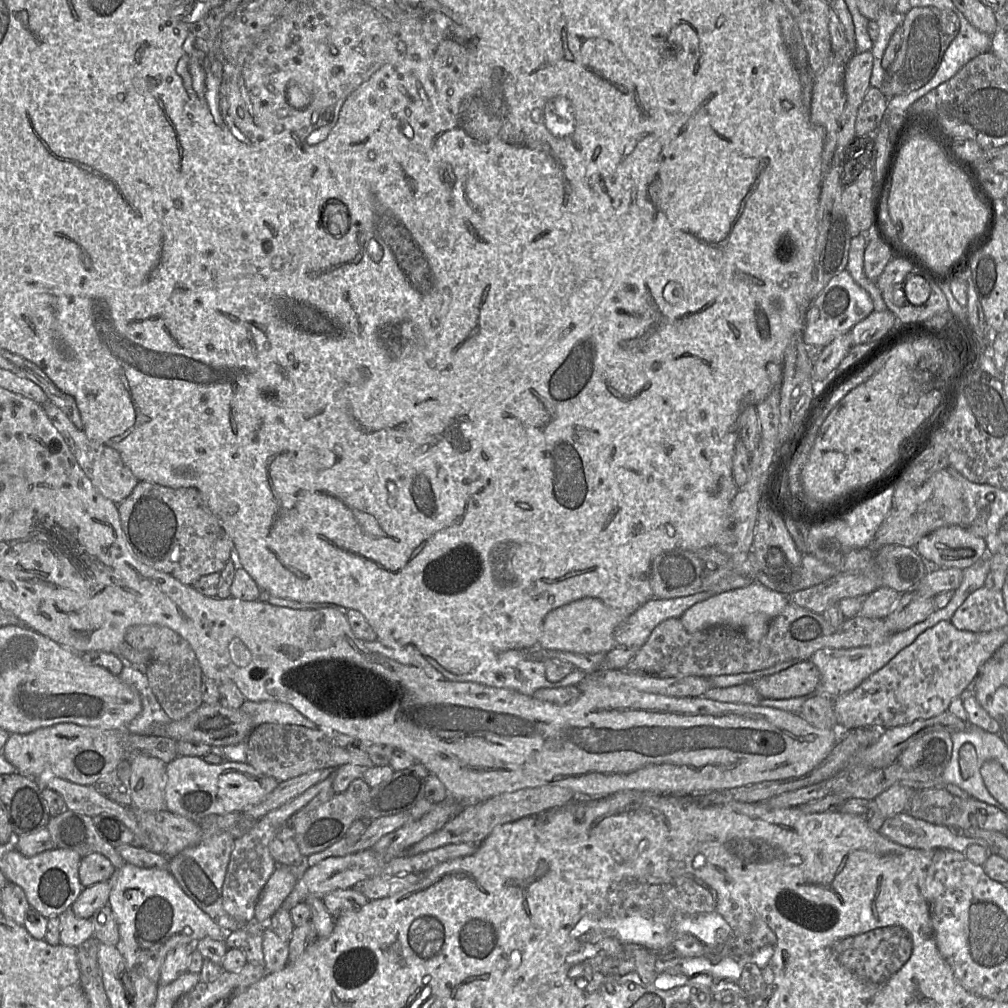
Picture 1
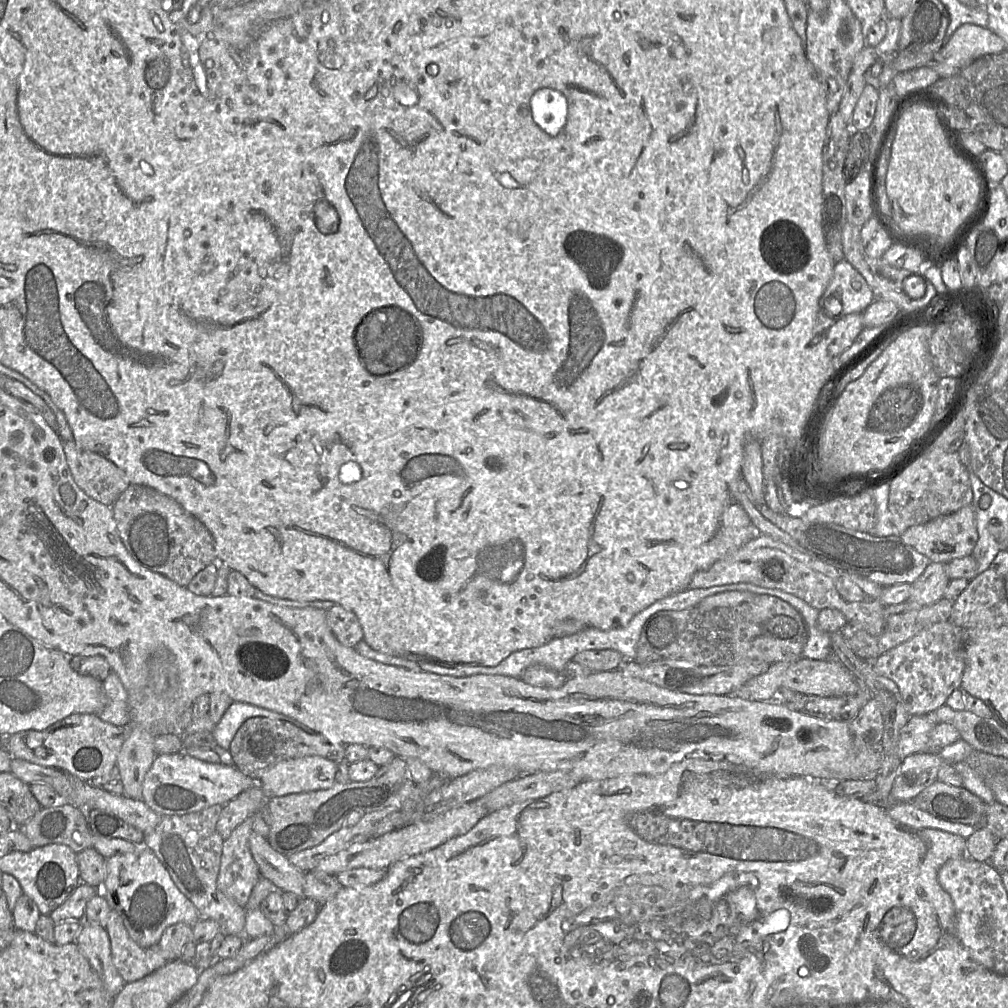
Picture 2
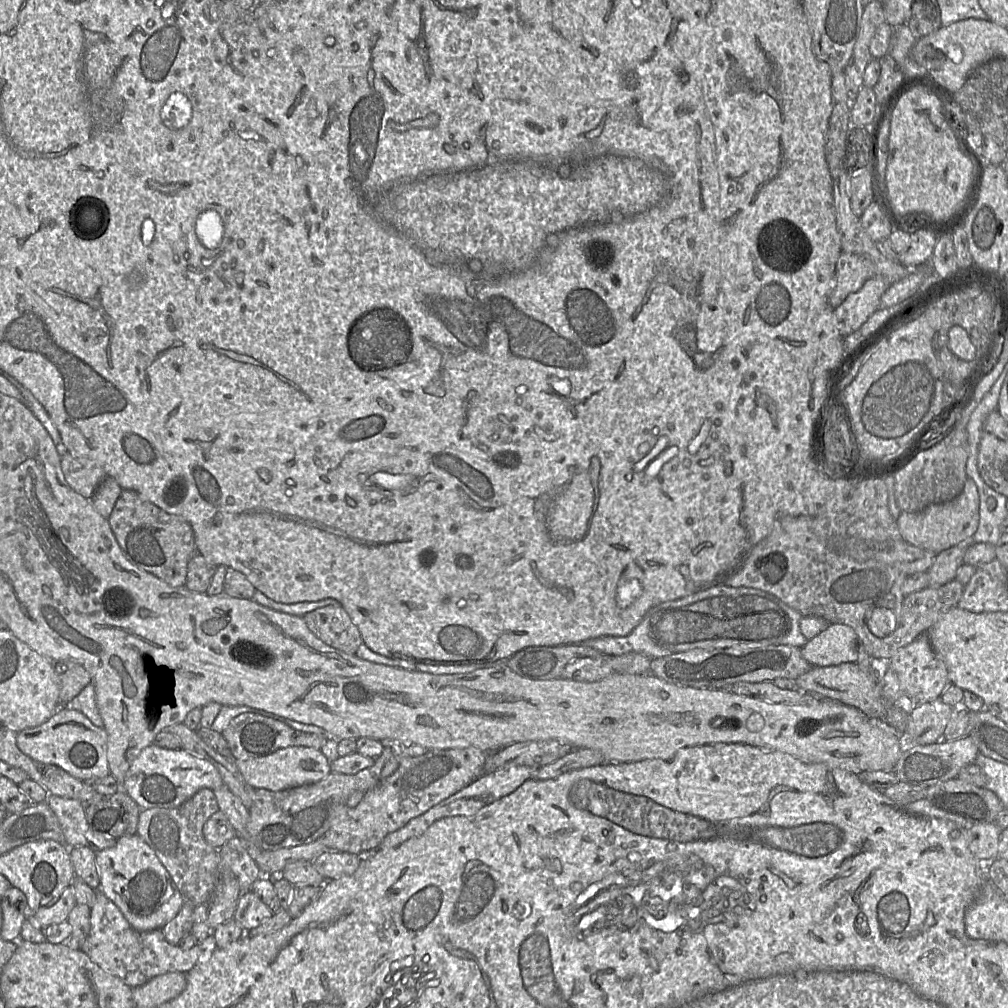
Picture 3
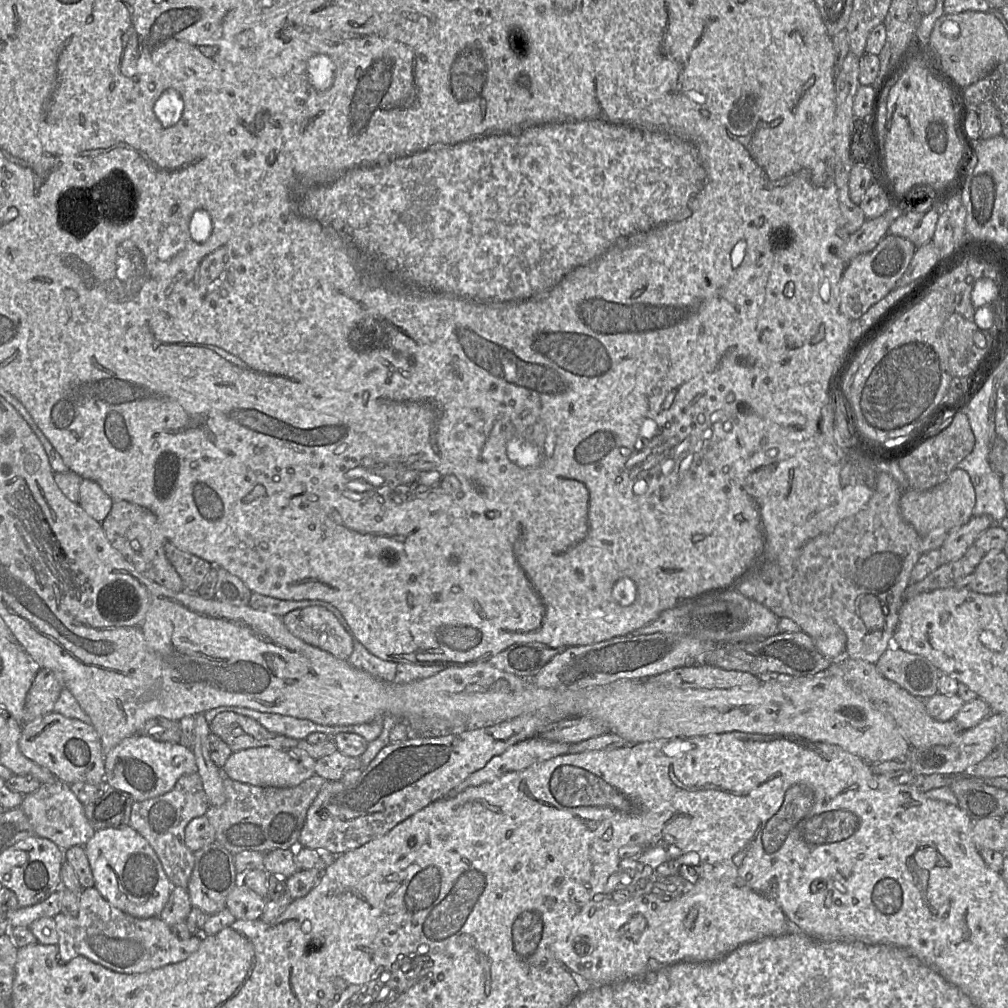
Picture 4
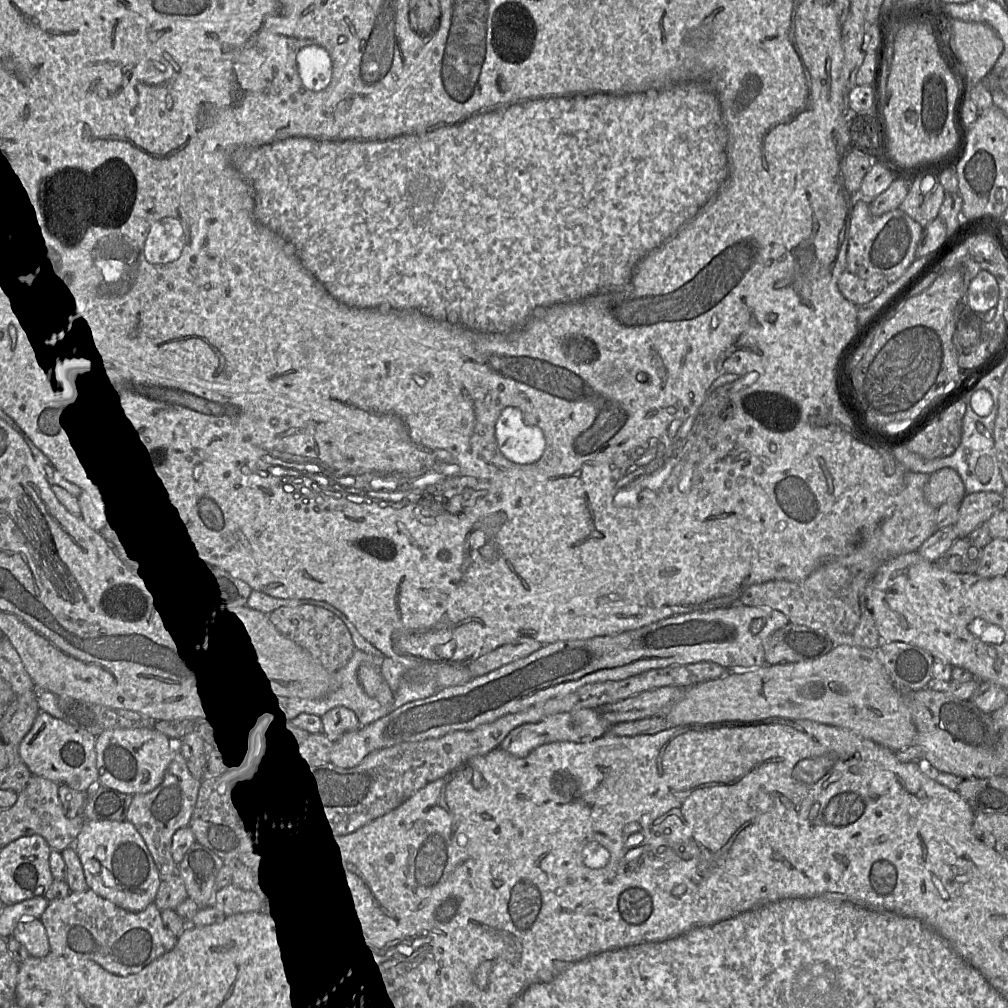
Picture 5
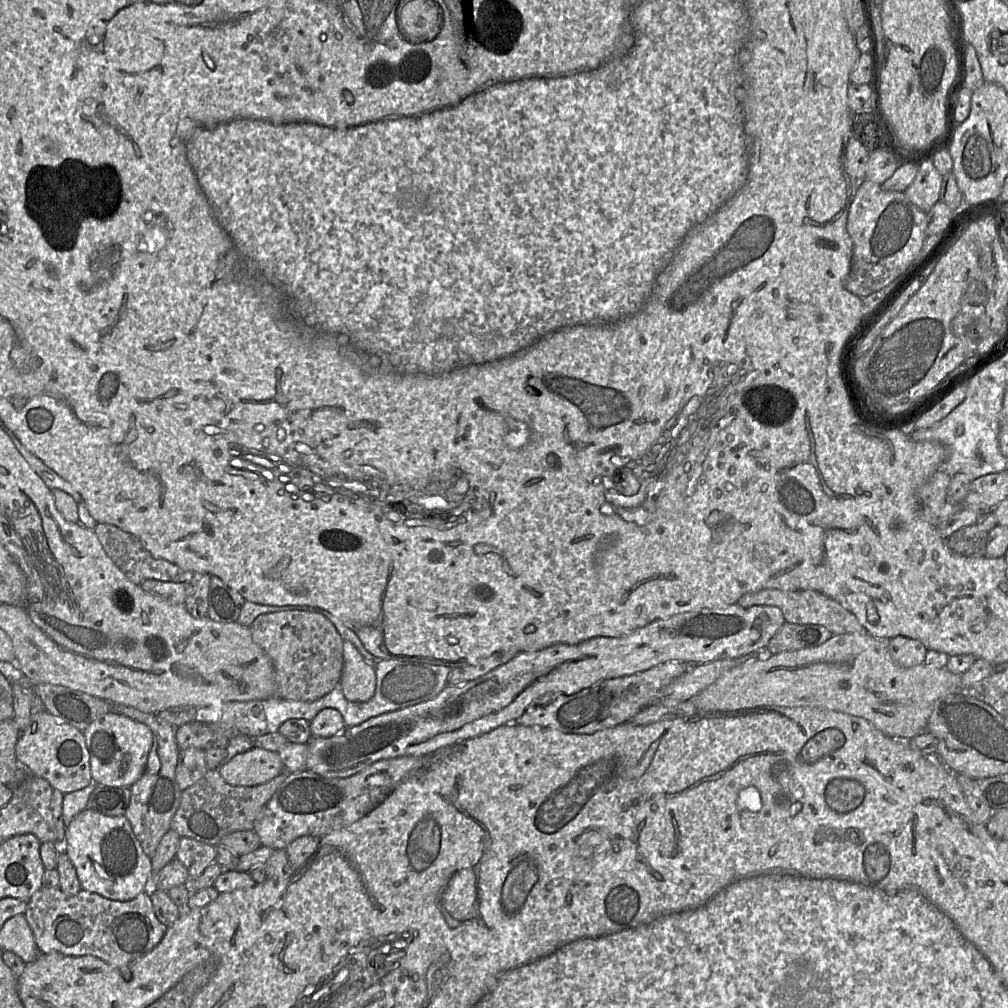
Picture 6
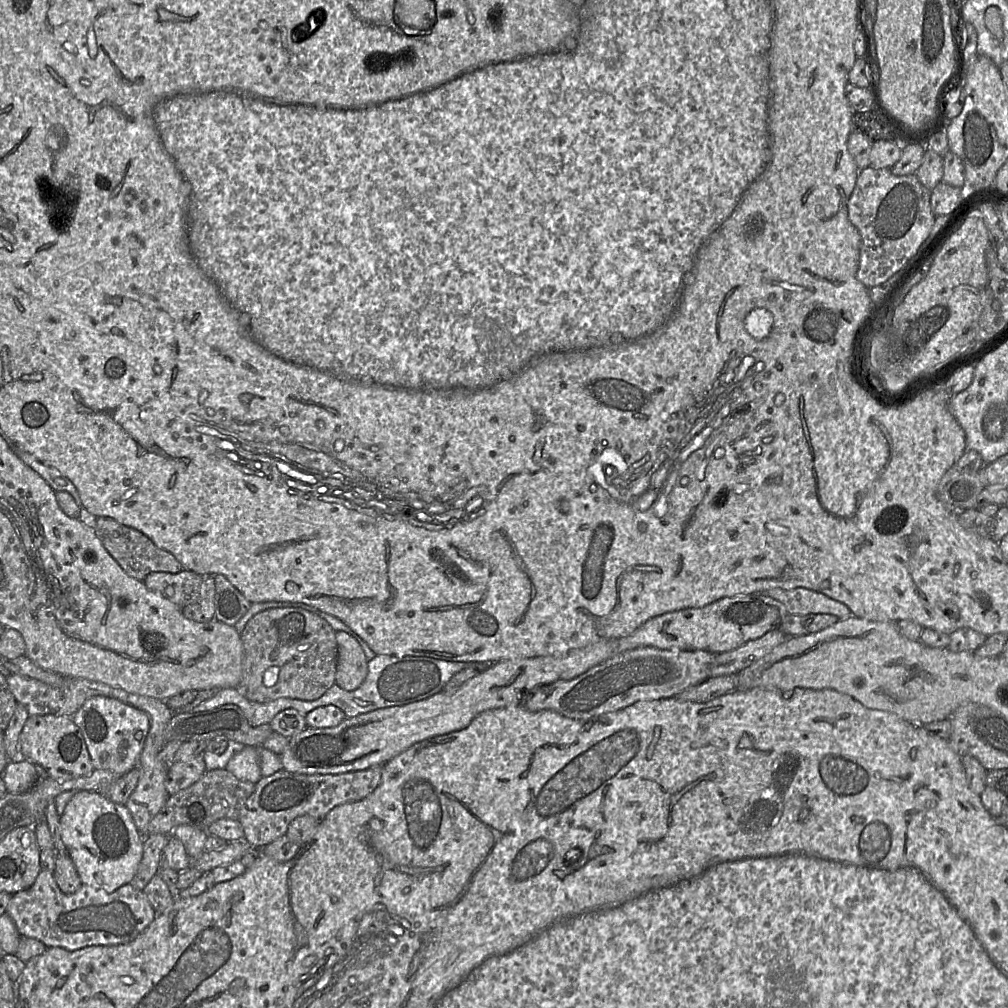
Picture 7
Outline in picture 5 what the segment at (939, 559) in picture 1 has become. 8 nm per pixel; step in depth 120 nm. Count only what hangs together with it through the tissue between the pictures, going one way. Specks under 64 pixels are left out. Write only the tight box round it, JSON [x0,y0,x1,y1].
[924,468,966,509]

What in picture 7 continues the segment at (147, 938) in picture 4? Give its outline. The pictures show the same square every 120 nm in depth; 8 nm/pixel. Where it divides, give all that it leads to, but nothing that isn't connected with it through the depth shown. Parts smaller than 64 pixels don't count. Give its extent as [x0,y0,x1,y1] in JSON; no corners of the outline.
[6,870,157,951]

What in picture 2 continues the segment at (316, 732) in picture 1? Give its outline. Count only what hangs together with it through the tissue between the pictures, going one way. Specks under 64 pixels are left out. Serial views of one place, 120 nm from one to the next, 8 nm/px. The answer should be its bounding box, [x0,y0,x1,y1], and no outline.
[229,717,345,783]

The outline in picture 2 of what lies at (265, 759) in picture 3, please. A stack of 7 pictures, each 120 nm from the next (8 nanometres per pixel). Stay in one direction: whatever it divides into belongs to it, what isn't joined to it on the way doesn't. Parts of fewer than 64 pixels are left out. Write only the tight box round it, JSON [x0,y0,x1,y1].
[258,756,337,797]

